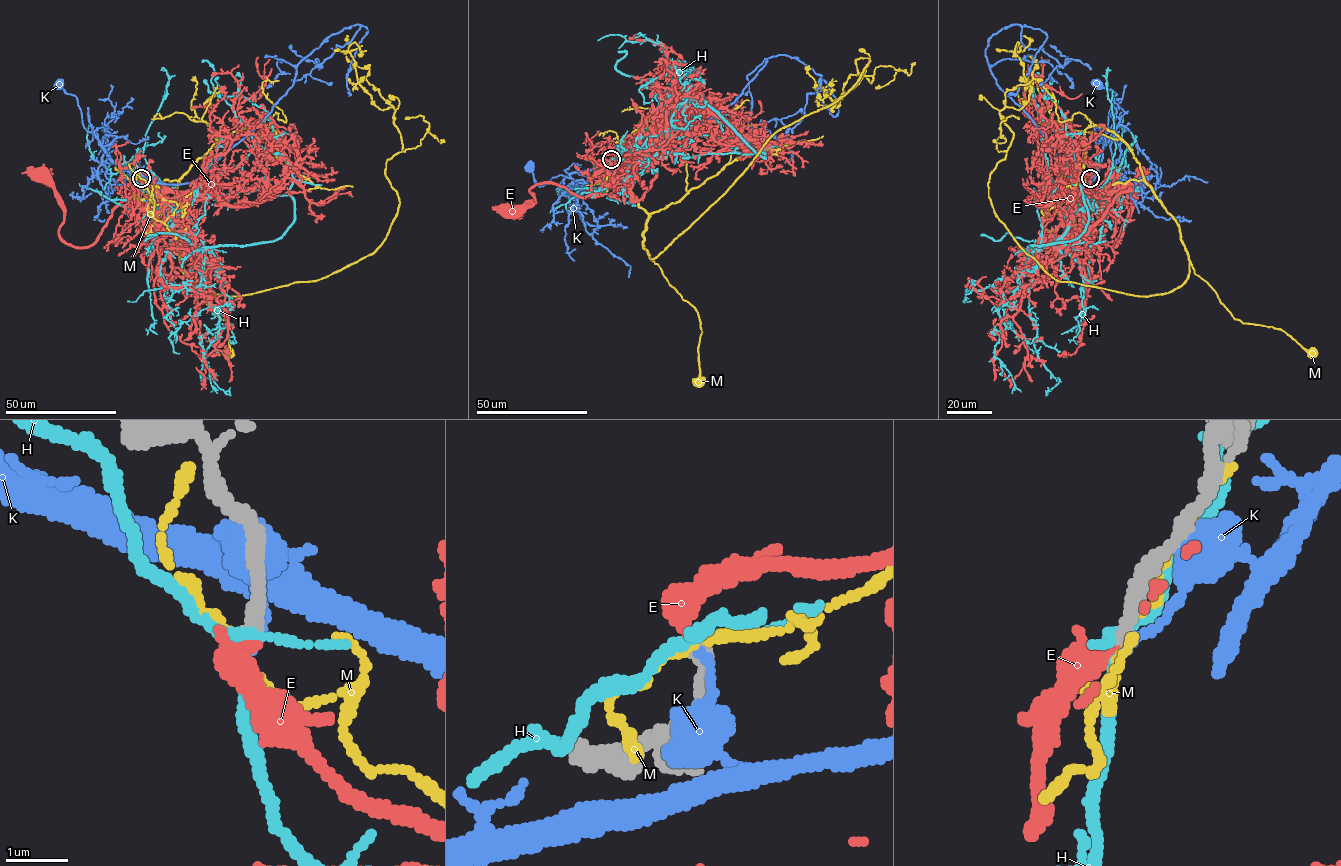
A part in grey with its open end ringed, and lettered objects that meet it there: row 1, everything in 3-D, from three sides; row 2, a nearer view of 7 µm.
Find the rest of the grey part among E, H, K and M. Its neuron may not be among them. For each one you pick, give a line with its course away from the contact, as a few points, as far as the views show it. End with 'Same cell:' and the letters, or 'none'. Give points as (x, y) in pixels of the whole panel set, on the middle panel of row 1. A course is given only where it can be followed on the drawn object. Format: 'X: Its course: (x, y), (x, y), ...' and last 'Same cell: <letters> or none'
E: Its course: (611, 159), (653, 143), (623, 190), (601, 188), (584, 198), (536, 183), (529, 189), (534, 198), (510, 211)
Same cell: E

